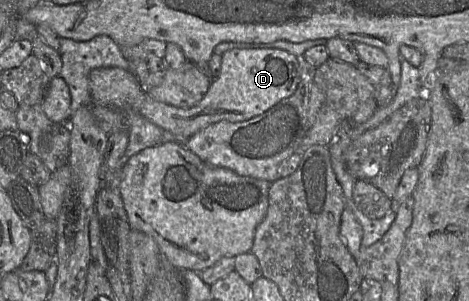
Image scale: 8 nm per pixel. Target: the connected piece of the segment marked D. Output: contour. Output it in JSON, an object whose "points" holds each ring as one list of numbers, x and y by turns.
{"points":[[233,48,221,55,221,70,214,78,202,100,194,107,183,109,154,100,143,91,136,77,128,70,119,67,93,69,88,77,89,90,94,104,113,107,119,110,133,110,163,129,166,134,178,139,188,139,211,124,220,121,243,122,258,116,284,98,290,97,297,89,300,80,298,58,277,48]]}

